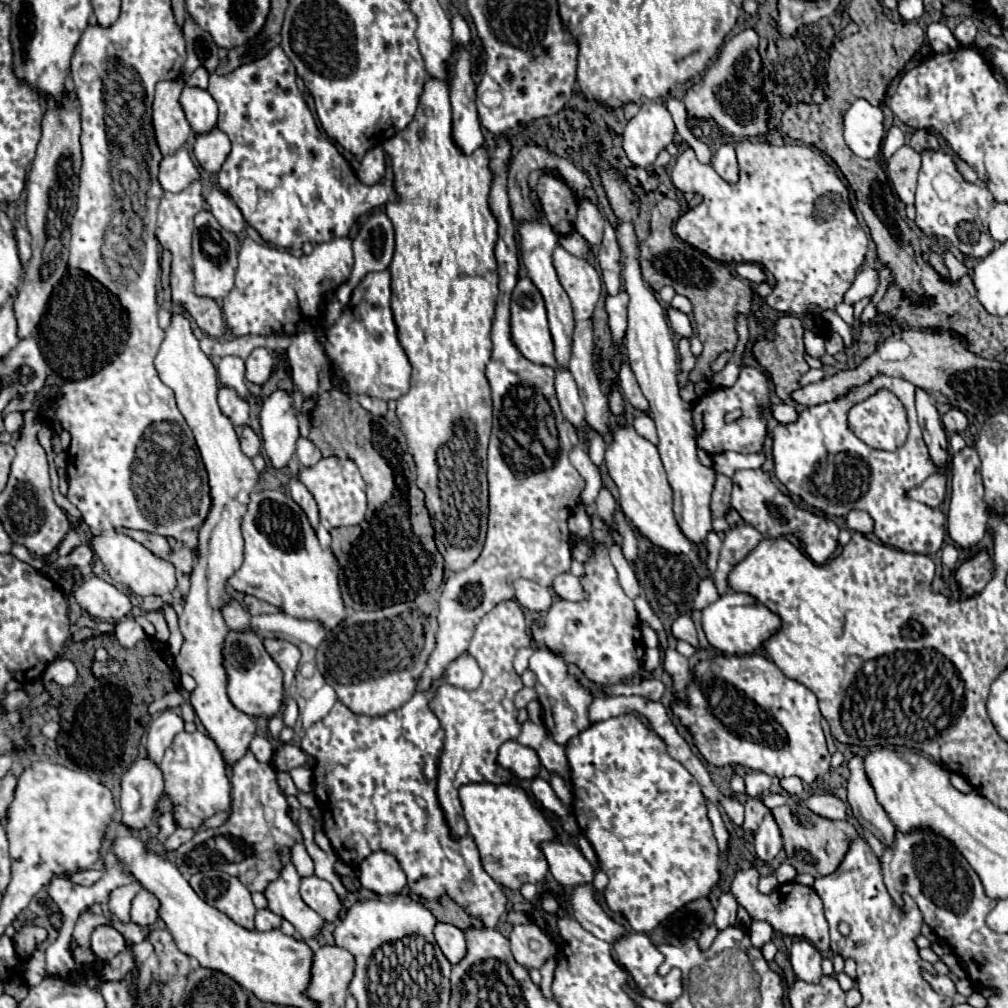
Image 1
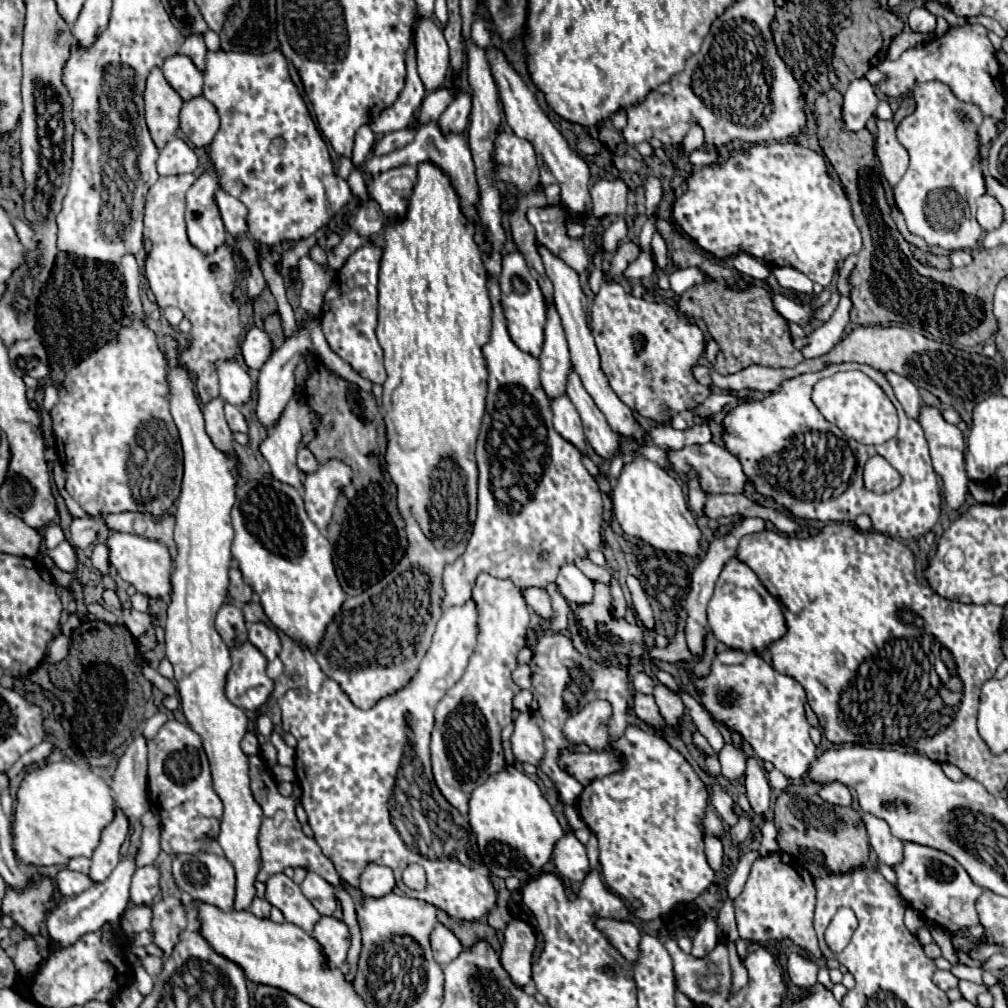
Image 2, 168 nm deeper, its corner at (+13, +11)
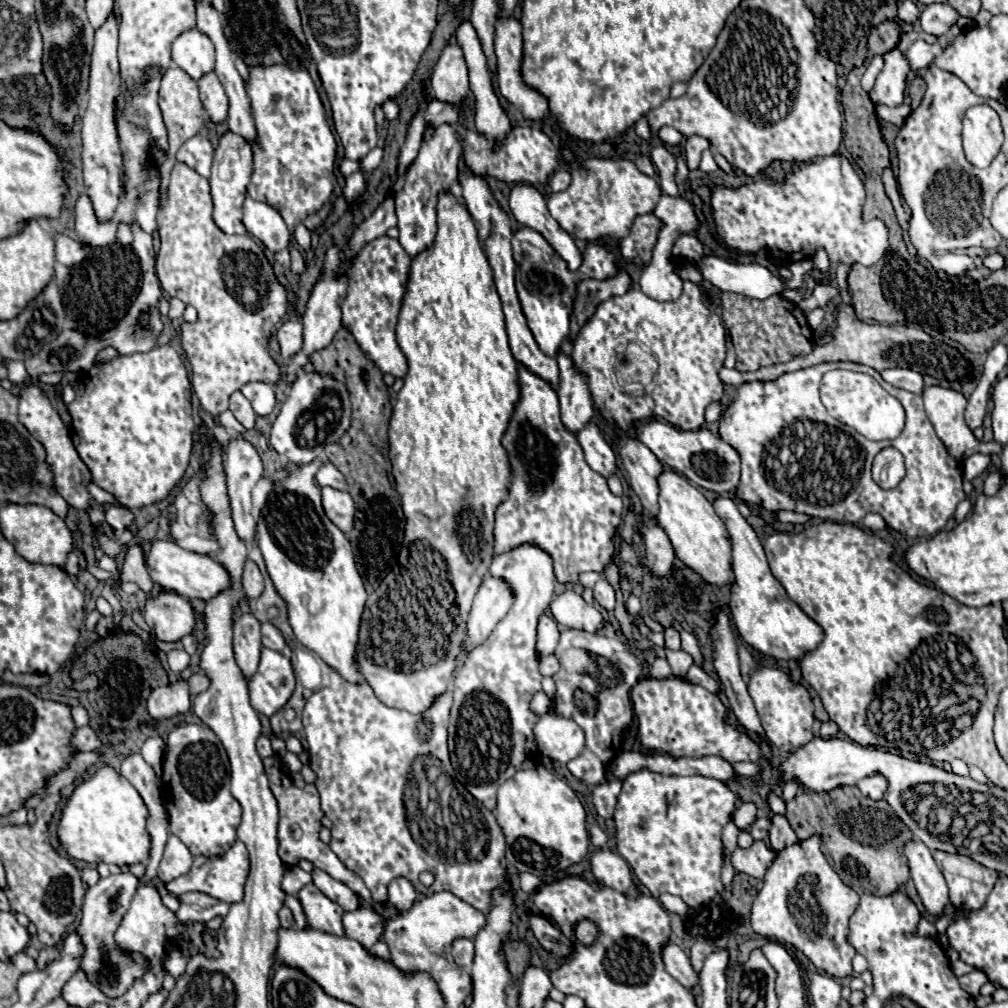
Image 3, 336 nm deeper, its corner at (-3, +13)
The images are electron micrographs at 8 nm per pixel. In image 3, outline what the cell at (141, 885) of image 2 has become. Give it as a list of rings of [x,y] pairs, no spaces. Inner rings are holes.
[[[170,835],[168,843],[166,843],[164,857],[158,867],[158,879],[162,883],[170,883],[170,881],[178,879],[180,875],[188,873],[192,861],[194,861],[194,857],[188,851],[188,847],[176,835]]]

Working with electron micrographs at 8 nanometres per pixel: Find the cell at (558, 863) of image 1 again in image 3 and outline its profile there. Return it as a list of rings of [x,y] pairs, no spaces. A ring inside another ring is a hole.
[[[598,849],[596,853],[590,855],[590,869],[592,869],[592,875],[602,885],[622,893],[636,893],[630,865],[620,855],[608,849]]]

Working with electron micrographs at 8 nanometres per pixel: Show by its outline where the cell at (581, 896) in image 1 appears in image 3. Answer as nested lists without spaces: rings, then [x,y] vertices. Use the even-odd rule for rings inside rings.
[[[666,941],[662,945],[662,963],[664,969],[676,979],[680,981],[684,987],[696,987],[698,985],[698,975],[692,971],[690,959],[686,957],[686,953],[672,941]]]

